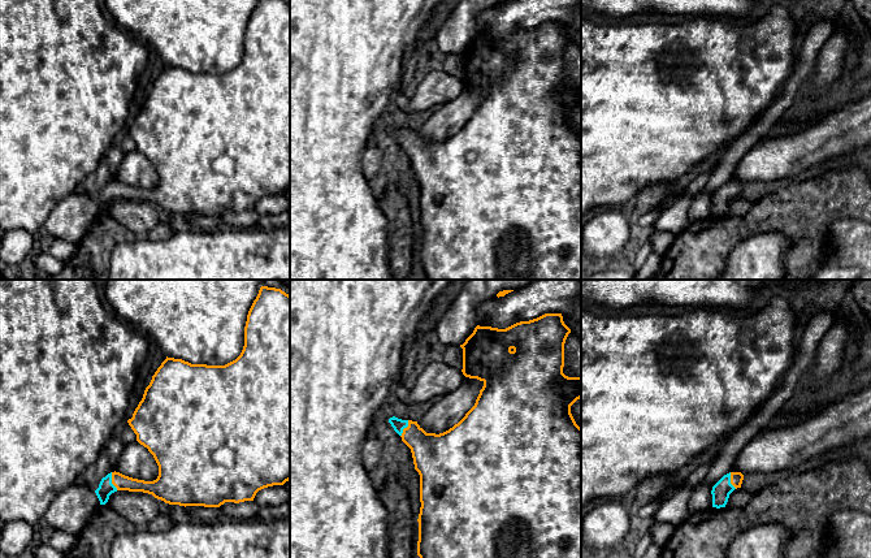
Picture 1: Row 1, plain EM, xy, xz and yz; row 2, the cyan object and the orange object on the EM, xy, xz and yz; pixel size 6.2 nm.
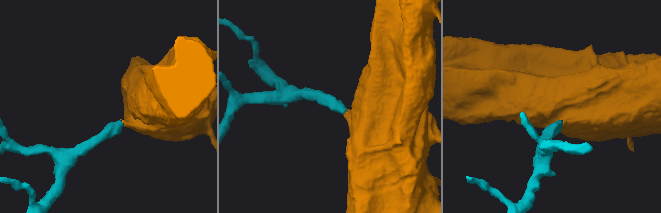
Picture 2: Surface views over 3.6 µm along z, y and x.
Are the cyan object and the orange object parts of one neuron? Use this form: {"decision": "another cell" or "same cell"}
{"decision": "same cell"}

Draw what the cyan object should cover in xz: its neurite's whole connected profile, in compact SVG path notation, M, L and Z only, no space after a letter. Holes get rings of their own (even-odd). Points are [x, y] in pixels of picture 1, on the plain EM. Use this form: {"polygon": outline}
{"polygon": "M545 22L529 30L516 31L506 38L477 34L460 56L463 83L484 91L474 114L448 139L426 142L417 130L389 127L394 139L411 157L415 178L420 183L420 222L417 264L426 280L581 280L581 137L576 133L571 114L581 107L581 86L563 82L564 52L571 38L562 22Z"}

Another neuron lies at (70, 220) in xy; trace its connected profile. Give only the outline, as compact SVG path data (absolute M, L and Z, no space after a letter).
M79 187L55 207L42 230L77 246L99 213L95 199Z

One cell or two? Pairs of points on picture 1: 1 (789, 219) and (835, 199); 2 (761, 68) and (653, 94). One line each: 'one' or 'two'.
1: one
2: one

